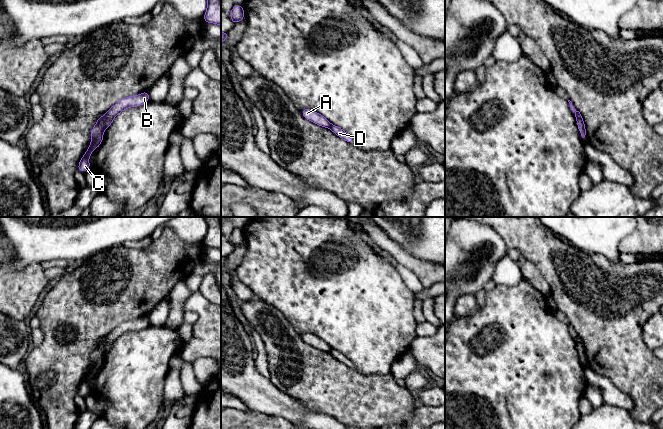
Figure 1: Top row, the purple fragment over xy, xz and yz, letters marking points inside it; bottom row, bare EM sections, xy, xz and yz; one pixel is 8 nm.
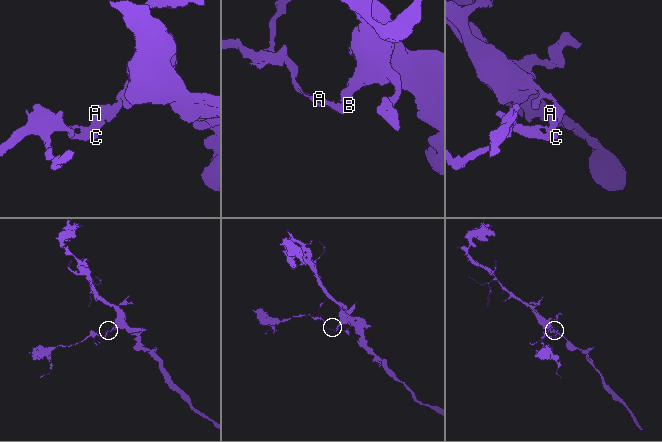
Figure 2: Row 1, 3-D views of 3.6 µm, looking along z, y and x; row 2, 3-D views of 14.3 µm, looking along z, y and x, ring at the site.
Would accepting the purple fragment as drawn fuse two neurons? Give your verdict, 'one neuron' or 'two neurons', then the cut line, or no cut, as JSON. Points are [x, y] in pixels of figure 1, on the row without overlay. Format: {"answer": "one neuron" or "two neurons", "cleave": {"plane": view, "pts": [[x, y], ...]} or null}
{"answer": "two neurons", "cleave": {"plane": "xy", "pts": [[106, 339], [103, 353]]}}

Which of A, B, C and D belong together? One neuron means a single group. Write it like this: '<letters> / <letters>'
A C / B D

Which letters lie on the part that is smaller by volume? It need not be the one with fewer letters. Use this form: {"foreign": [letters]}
{"foreign": ["A", "C"]}

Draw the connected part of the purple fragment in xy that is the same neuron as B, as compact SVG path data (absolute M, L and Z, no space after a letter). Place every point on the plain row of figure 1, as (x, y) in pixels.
M145 315L139 319L125 321L111 331L106 337L106 344L104 346L104 354L108 353L110 348L113 346L113 343L123 334L140 330L149 326L149 317Z

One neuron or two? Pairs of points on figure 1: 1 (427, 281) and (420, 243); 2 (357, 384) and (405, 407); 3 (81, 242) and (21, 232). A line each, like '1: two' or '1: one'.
1: two
2: one
3: one

